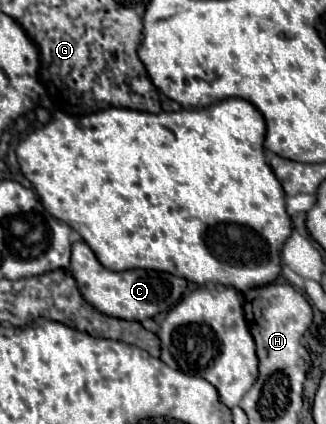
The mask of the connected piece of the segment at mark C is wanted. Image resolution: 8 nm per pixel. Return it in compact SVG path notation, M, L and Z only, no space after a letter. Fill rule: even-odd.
M83 241L75 243L71 249L69 271L73 273L79 285L79 291L89 305L93 305L97 311L109 317L127 319L127 321L143 321L173 309L187 289L187 281L171 273L159 273L159 271L147 271L147 269L129 269L121 273L109 271L97 261L91 247Z

